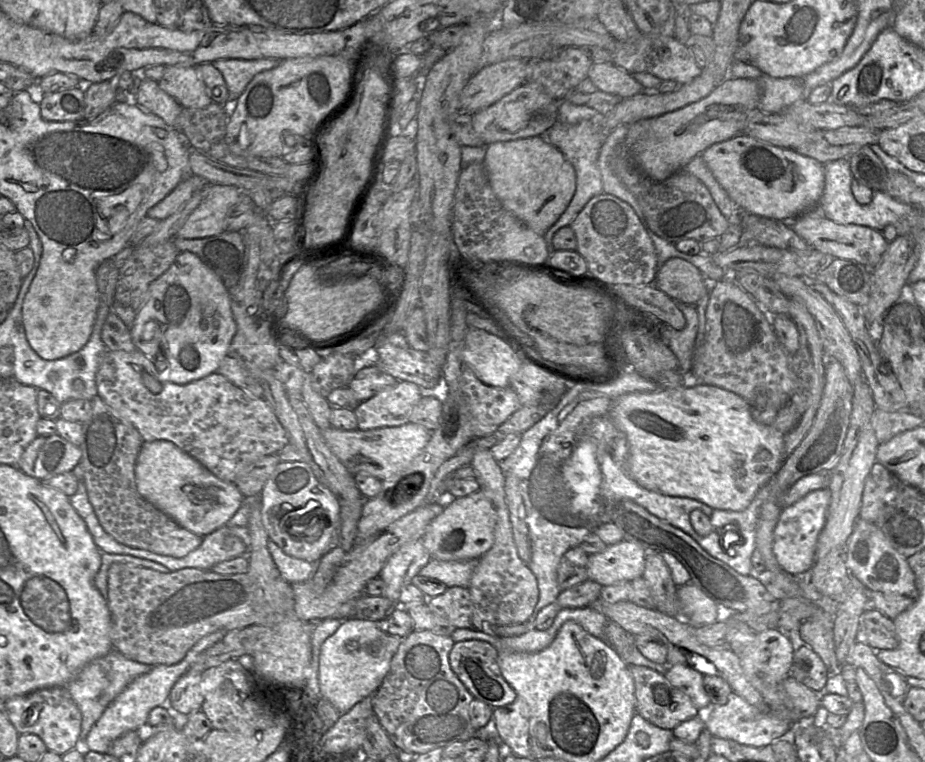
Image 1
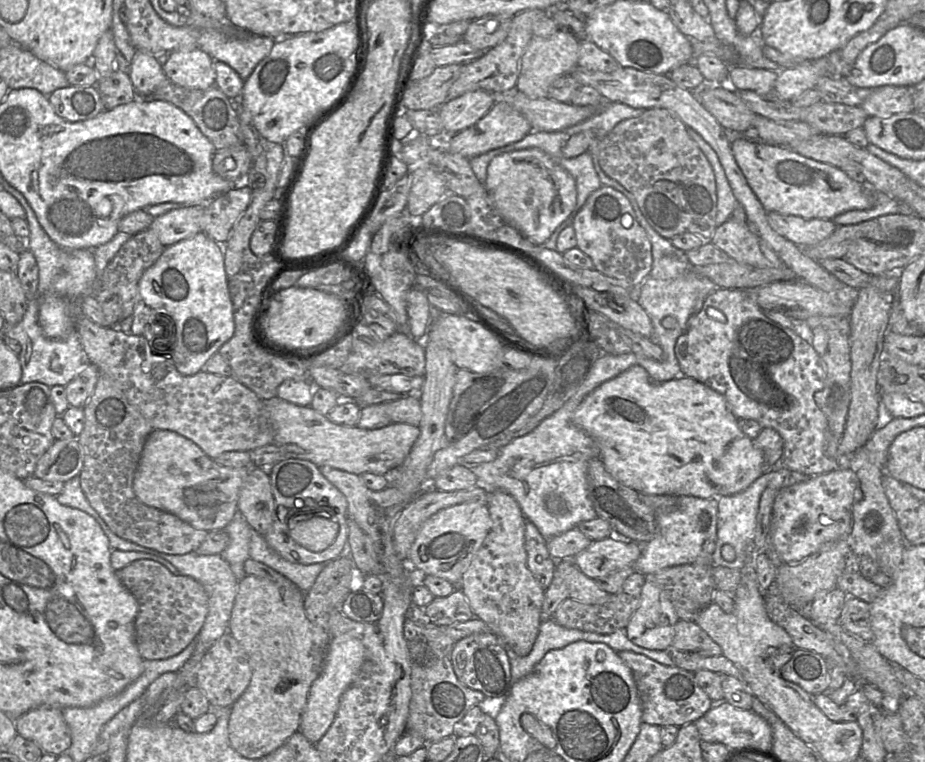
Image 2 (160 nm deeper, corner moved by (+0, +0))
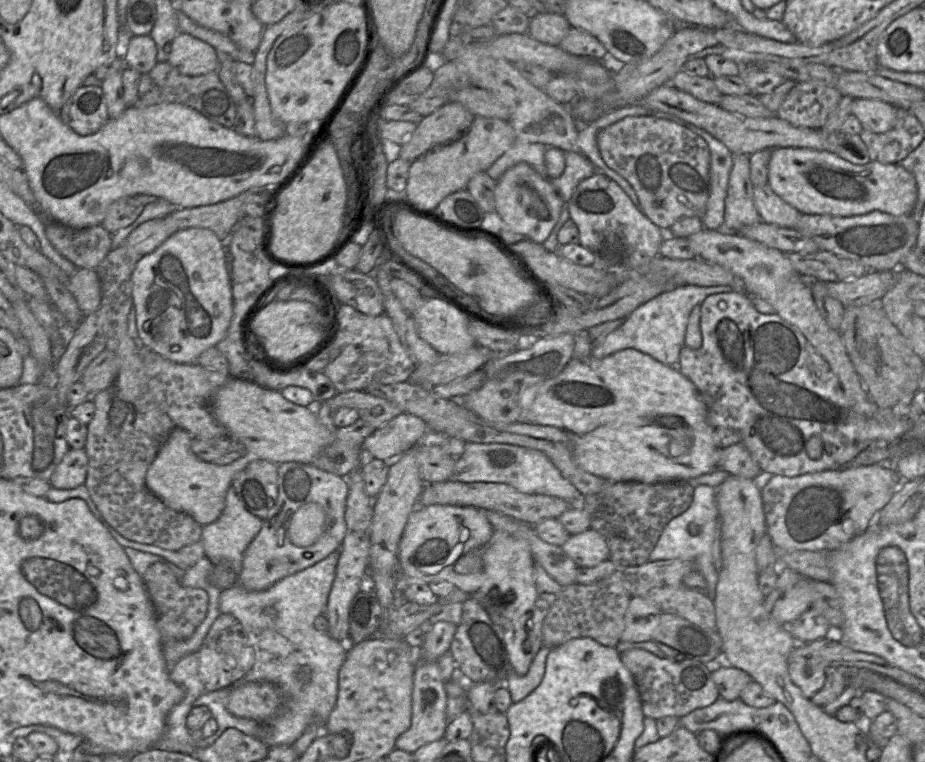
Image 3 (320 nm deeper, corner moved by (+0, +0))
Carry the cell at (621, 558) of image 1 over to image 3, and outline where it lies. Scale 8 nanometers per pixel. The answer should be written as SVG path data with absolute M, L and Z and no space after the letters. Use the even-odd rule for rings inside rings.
M592 529L570 535L561 548L578 567L594 567L610 556L605 538Z

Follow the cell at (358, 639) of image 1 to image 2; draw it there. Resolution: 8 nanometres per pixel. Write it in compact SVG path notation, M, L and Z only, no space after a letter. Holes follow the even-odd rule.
M349 634L332 637L326 652L323 667L312 683L308 699L302 713L298 731L316 745L331 726L342 694L351 685L365 658L365 647L360 638Z

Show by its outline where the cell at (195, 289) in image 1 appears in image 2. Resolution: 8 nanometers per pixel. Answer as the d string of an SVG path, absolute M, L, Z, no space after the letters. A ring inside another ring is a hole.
M198 233L165 249L156 263L145 271L139 284L139 298L129 333L143 336L153 349L172 358L177 370L191 376L200 372L211 356L235 332L233 304L224 267L224 248L205 233Z

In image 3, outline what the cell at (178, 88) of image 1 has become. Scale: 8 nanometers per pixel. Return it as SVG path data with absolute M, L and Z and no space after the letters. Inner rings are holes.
M180 32L172 41L172 49L166 62L183 75L200 76L217 71L219 56L210 44Z

